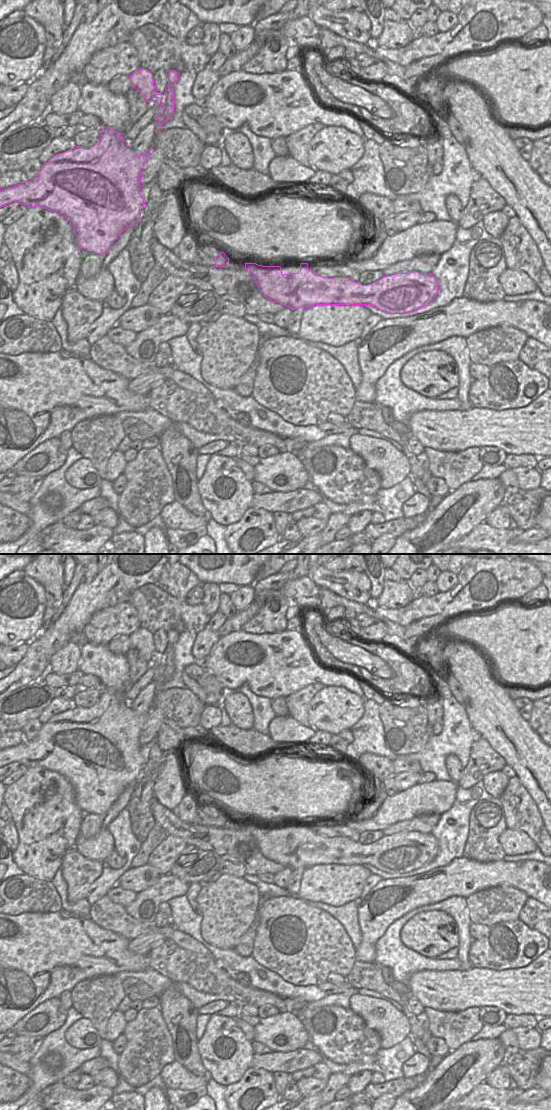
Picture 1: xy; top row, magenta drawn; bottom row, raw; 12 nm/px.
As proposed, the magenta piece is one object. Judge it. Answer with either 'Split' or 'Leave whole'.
Leave whole.

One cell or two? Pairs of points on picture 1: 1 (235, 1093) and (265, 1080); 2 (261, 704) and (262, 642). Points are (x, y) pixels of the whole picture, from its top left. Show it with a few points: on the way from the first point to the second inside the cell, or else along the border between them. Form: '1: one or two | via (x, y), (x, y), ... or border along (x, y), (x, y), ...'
1: one | via (242, 1092), (246, 1088), (258, 1084)
2: two | border along (240, 686), (246, 684), (254, 693), (270, 700)

